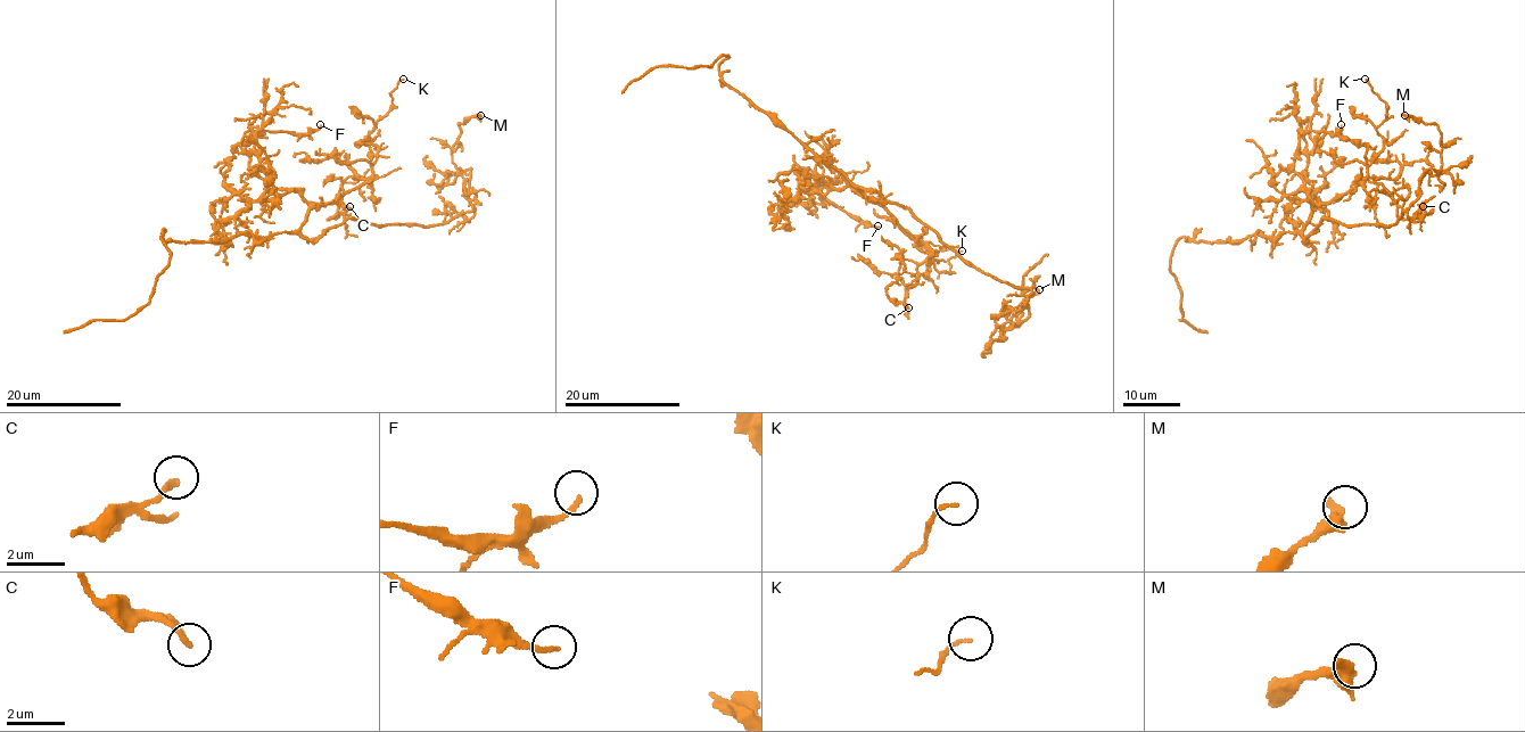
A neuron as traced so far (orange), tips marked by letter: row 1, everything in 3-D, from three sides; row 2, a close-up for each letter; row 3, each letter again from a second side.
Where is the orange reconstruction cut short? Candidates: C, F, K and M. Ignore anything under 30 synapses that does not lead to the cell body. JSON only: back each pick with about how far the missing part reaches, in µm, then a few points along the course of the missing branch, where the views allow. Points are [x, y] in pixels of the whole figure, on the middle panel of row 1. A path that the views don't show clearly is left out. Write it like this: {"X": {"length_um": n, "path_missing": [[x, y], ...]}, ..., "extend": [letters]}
{"extend": []}

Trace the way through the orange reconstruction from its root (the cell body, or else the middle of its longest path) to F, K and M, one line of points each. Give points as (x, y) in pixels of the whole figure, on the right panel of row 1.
F: (1302, 238), (1312, 199), (1301, 189), (1303, 181), (1293, 170), (1299, 137), (1309, 131), (1335, 133), (1341, 124)
K: (1302, 238), (1309, 214), (1365, 178), (1383, 149), (1377, 128), (1386, 118), (1386, 105), (1365, 79)
M: (1302, 238), (1324, 219), (1394, 224), (1418, 197), (1422, 175), (1441, 166), (1441, 133), (1404, 115)

